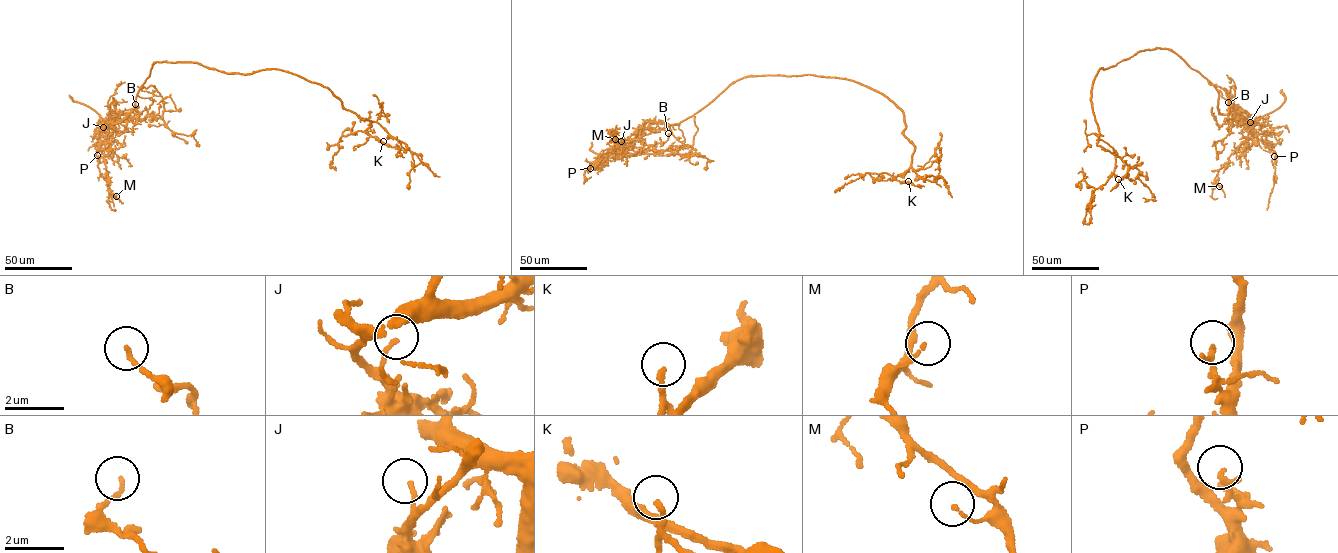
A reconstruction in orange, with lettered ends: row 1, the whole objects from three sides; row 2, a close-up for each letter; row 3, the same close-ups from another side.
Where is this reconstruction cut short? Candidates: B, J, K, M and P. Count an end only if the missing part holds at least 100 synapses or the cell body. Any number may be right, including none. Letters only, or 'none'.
none

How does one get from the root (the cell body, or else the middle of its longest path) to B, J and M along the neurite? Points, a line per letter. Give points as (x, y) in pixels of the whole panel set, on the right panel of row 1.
B: (1130, 57), (1144, 49), (1168, 49), (1216, 88), (1219, 113), (1251, 120), (1246, 111), (1228, 102)
J: (1130, 57), (1144, 49), (1168, 49), (1216, 88), (1219, 113), (1235, 115), (1250, 122)
M: (1130, 57), (1168, 49), (1216, 88), (1219, 113), (1248, 124), (1247, 138), (1218, 171), (1219, 186)

